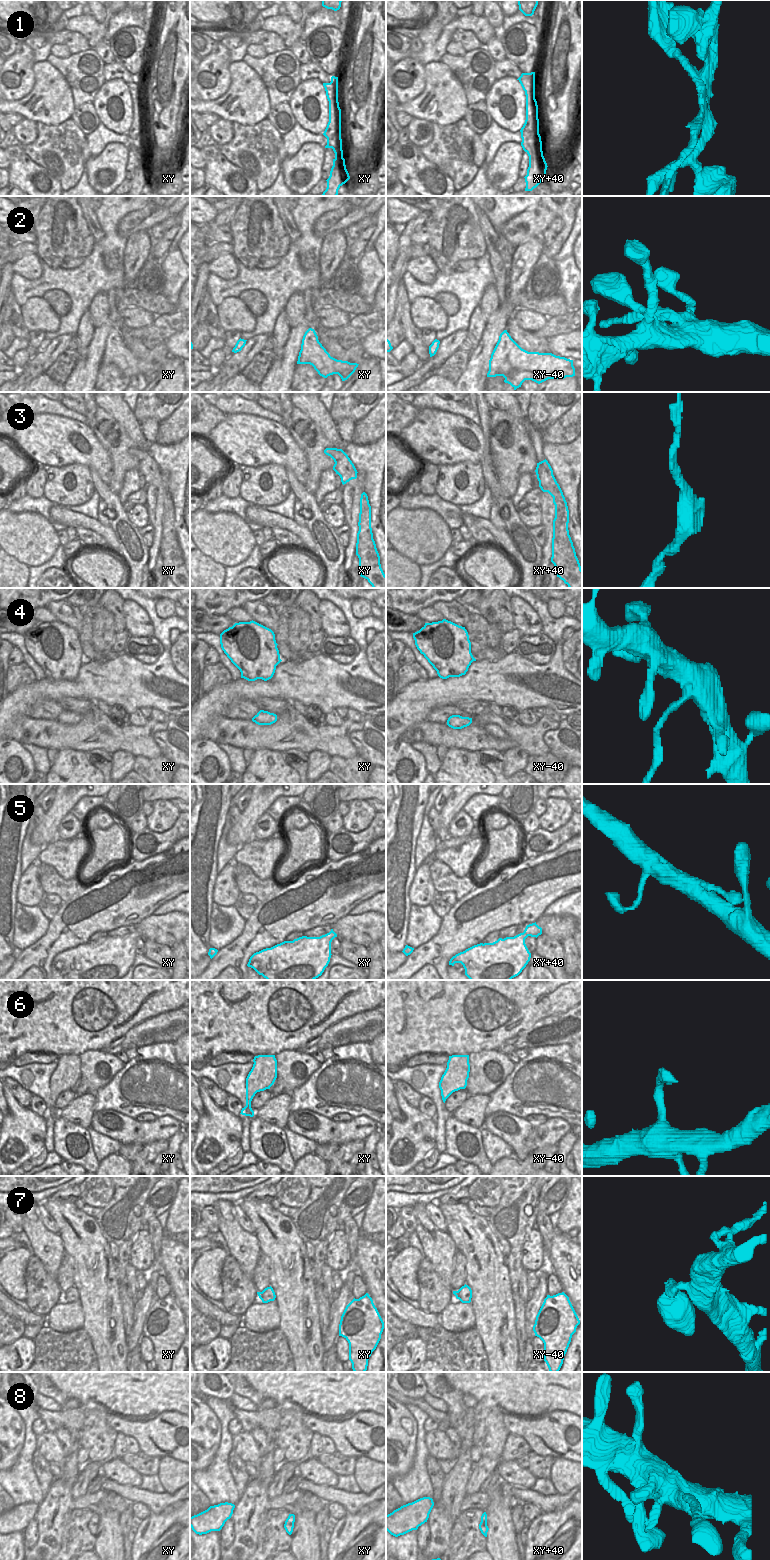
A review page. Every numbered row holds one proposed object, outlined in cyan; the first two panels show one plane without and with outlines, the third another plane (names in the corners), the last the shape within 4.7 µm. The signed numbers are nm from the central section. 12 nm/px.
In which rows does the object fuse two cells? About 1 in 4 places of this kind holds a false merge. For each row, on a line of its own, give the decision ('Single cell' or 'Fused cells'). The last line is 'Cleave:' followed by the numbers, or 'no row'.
1: Fused cells
2: Single cell
3: Single cell
4: Fused cells
5: Single cell
6: Single cell
7: Single cell
8: Single cell
Cleave: 1, 4

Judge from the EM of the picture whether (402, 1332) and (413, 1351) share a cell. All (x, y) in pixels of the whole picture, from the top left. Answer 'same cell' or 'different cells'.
different cells

